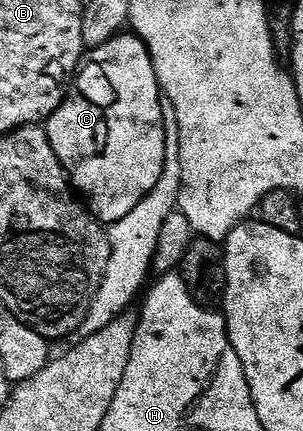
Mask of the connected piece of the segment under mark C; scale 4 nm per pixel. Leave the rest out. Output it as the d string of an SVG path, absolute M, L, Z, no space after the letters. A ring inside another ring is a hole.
M122 33L116 35L111 41L107 41L103 45L92 48L92 50L82 58L81 66L75 78L72 80L64 101L59 105L59 109L55 109L55 113L44 124L44 128L49 135L51 149L55 149L55 157L59 157L59 161L65 166L65 173L69 176L72 186L87 200L87 207L93 218L102 225L112 225L123 221L123 217L127 217L127 213L131 213L131 209L135 209L135 205L139 205L139 201L146 199L151 193L151 189L155 189L155 185L159 185L159 177L165 168L163 92L155 77L155 65L151 61L151 53L142 39L138 35L132 33Z

